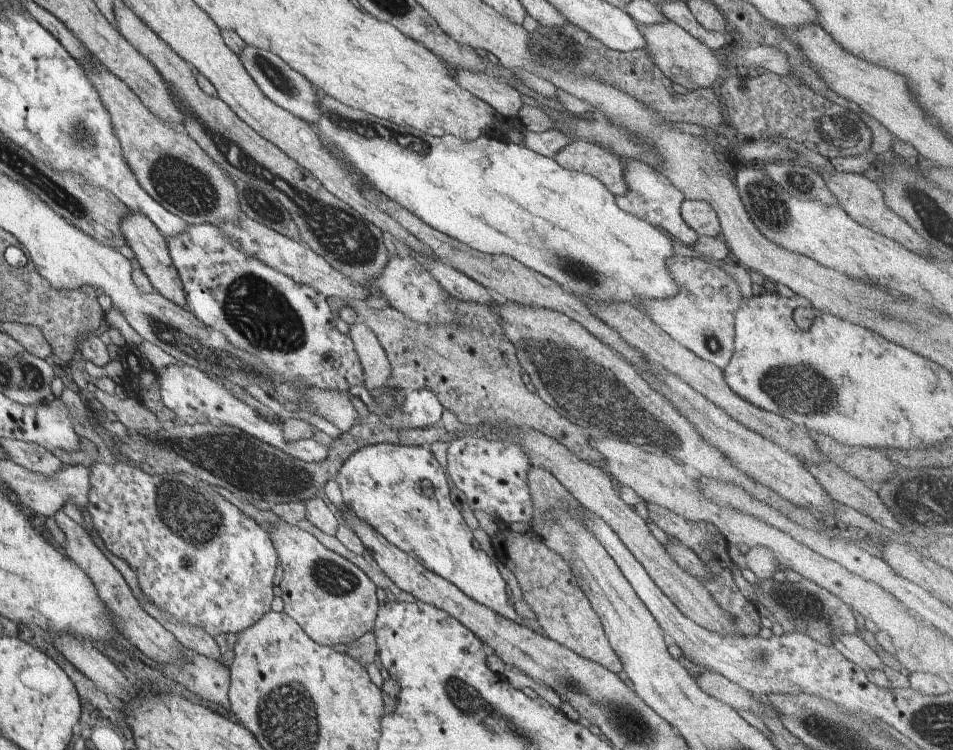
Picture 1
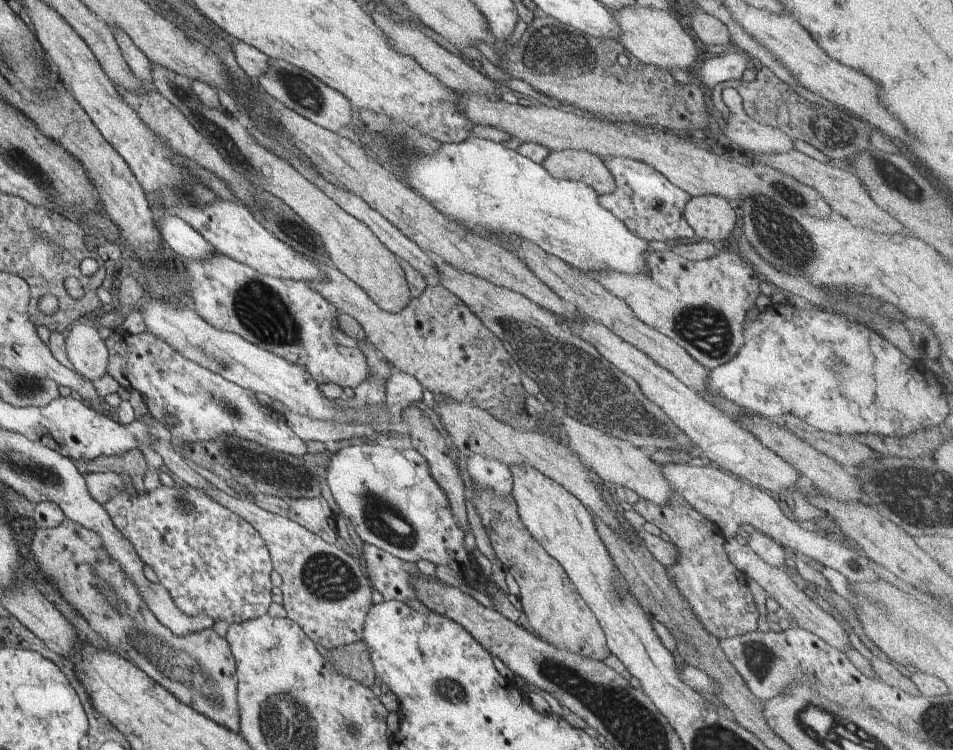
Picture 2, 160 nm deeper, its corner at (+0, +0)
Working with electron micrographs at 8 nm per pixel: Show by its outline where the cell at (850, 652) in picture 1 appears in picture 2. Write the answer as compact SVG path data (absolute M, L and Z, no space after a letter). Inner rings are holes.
M736 537L726 539L723 548L730 559L733 570L744 572L746 578L751 578L758 582L758 584L766 590L768 597L774 598L774 600L778 602L782 615L787 615L787 617L794 619L794 626L814 633L824 640L826 644L842 652L845 652L851 645L846 637L848 633L842 628L842 620L836 622L828 612L824 612L822 608L818 608L816 602L810 599L803 590L798 588L796 582L792 580L784 569L769 565L765 560L762 560L748 544L740 544Z

